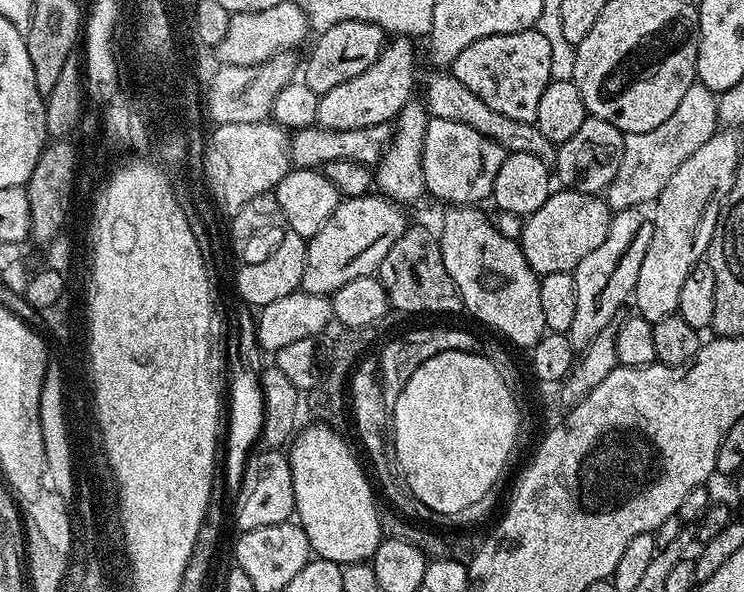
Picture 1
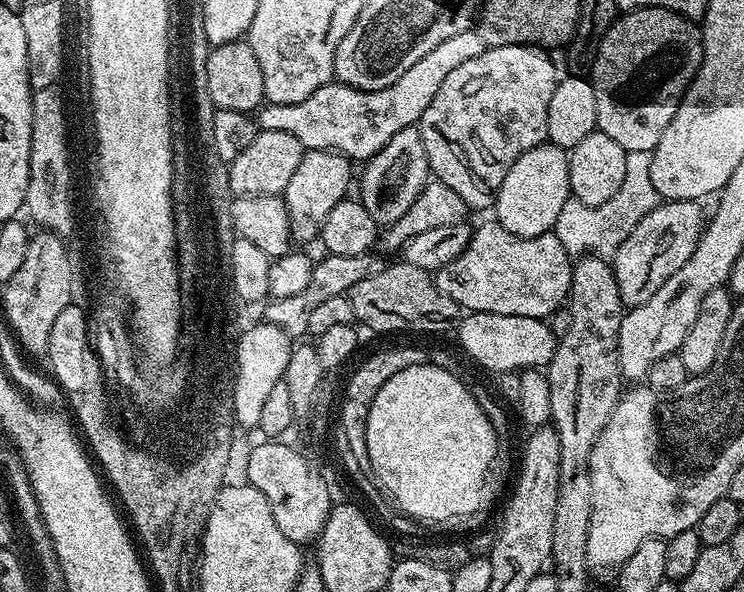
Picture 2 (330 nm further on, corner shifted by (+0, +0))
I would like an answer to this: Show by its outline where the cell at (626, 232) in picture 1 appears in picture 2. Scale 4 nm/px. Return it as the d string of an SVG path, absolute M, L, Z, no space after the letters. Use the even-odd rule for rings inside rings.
M665 200L650 210L650 214L646 214L646 218L642 218L642 222L630 230L626 242L618 246L610 263L618 282L620 301L628 308L650 302L650 298L658 294L662 282L666 282L674 270L682 270L682 266L686 266L706 223L706 212L700 207L694 200Z

